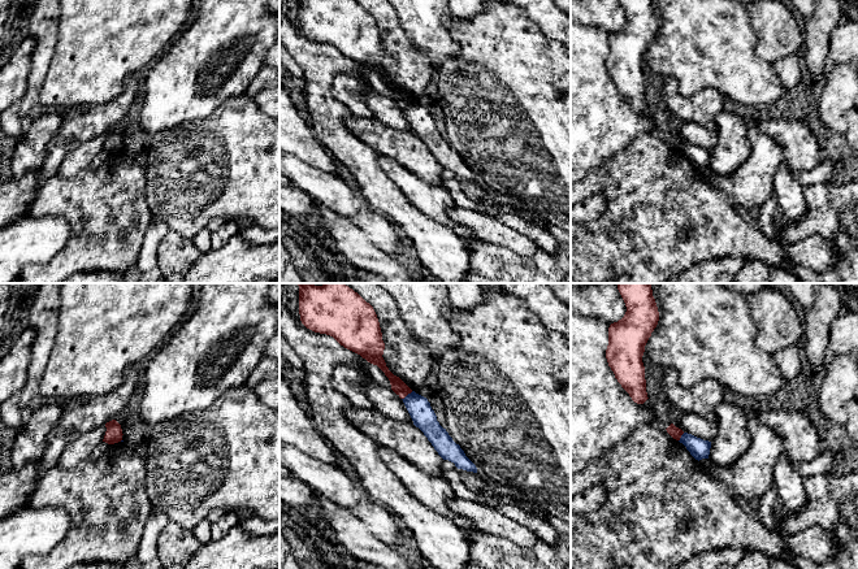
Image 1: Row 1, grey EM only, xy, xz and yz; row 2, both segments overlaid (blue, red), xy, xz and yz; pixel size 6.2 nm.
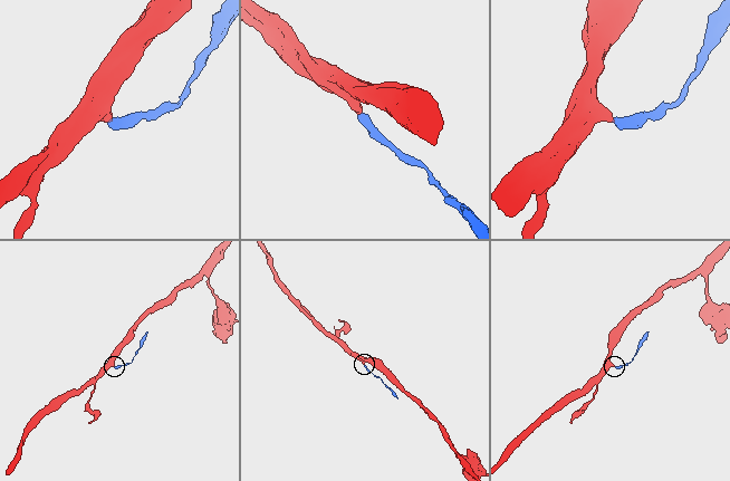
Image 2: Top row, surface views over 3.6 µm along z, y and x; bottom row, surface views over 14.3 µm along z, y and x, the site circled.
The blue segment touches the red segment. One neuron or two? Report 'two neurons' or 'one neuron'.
two neurons

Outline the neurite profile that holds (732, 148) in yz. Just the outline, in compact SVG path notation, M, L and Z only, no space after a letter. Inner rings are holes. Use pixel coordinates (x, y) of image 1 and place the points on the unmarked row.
M722 110L714 121L718 143L711 149L708 168L719 175L736 171L750 155L748 130L750 121L733 112Z

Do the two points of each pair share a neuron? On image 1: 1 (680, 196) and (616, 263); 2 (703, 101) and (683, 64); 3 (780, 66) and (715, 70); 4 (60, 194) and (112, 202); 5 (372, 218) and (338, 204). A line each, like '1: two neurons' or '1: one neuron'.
1: one neuron
2: two neurons
3: two neurons
4: one neuron
5: one neuron

